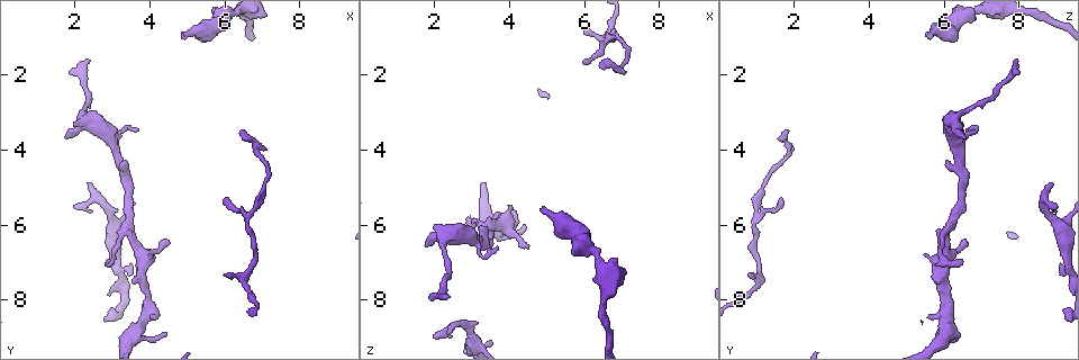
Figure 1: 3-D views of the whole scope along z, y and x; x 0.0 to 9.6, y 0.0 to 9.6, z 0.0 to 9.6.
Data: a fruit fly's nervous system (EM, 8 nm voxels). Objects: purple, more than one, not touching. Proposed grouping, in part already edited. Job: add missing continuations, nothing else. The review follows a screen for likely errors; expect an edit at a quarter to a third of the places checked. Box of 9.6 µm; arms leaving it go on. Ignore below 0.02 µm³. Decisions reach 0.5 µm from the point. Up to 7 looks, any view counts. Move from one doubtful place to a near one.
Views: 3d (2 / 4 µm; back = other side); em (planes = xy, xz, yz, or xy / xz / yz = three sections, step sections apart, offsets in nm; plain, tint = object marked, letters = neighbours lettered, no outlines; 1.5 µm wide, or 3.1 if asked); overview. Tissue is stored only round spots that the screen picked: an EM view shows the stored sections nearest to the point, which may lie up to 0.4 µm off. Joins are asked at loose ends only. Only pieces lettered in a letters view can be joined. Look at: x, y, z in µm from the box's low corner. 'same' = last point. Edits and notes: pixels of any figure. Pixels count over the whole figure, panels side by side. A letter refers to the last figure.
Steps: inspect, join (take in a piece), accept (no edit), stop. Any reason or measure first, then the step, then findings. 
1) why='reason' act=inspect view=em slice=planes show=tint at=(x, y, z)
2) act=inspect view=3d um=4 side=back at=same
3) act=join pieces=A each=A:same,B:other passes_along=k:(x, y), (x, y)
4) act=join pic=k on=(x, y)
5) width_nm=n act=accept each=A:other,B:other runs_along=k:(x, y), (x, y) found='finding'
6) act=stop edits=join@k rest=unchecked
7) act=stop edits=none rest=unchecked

why='branch stops here' act=inspect view=em slice=planes show=plain at=(4.90, 0.95, 5.70)

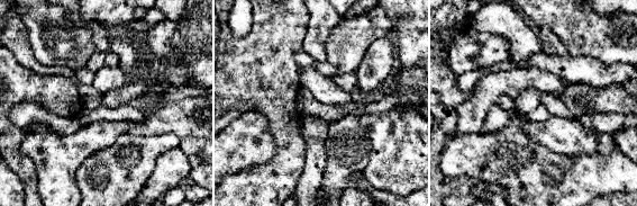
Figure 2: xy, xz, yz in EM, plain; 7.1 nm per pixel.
why='see the neighbours' act=inspect view=em slice=planes show=letters at=same

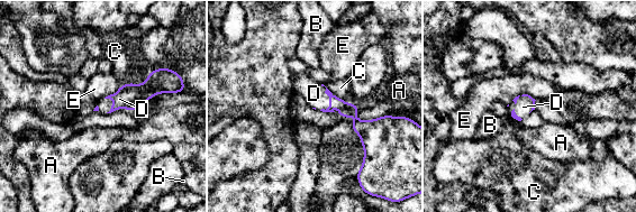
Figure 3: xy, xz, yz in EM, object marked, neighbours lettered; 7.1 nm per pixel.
act=join pieces=D each=A:other,B:other,C:other,D:same,E:other passes_along=3:(347, 110), (328, 95), (314, 93) found='the neuron continues'

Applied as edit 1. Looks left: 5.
why='redraw' act=inspect view=overview

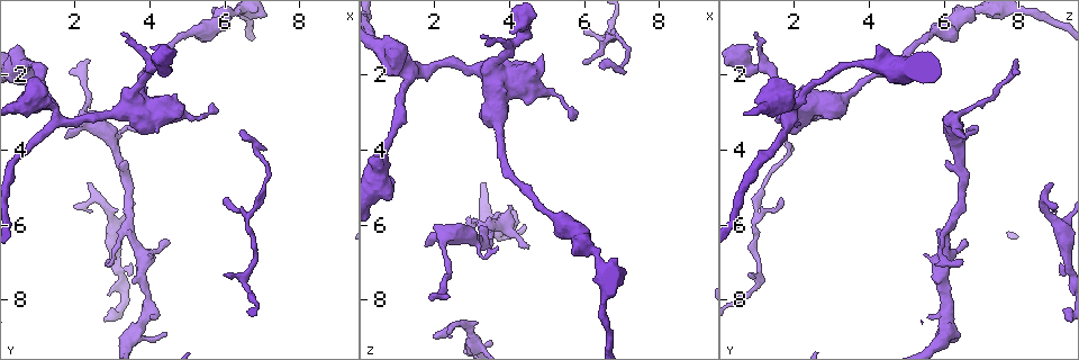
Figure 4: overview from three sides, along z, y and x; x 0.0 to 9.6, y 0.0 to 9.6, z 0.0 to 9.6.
why='branch stops here' act=inspect view=3d um=2 at=(4.60, 6.50, 6.55)

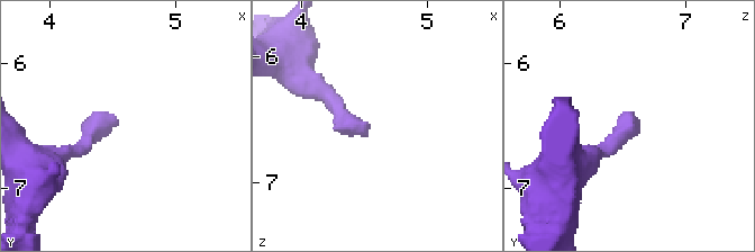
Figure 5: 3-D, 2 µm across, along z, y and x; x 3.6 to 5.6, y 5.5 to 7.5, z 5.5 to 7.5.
why='shape alone is not enough' act=inspect view=em slice=planes show=plain at=(4.54, 6.44, 6.60)

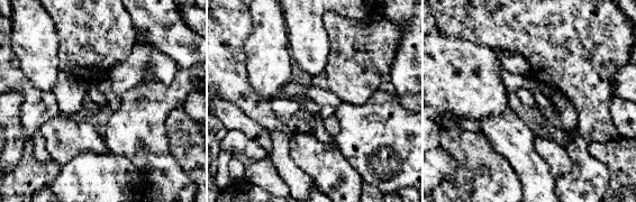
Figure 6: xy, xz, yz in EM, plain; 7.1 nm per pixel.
why='what lies round it' act=inspect view=em slice=planes show=letters at=same

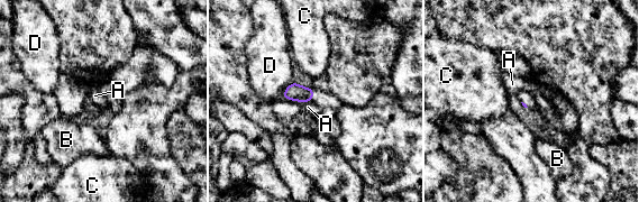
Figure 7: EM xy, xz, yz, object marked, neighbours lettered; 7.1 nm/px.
act=accept each=A:other,B:other,C:other,D:other border=7:(311, 101), (302, 103) found='no lettered piece goes on from it'

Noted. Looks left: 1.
act=stop edits=join@3 rest=unchecked

